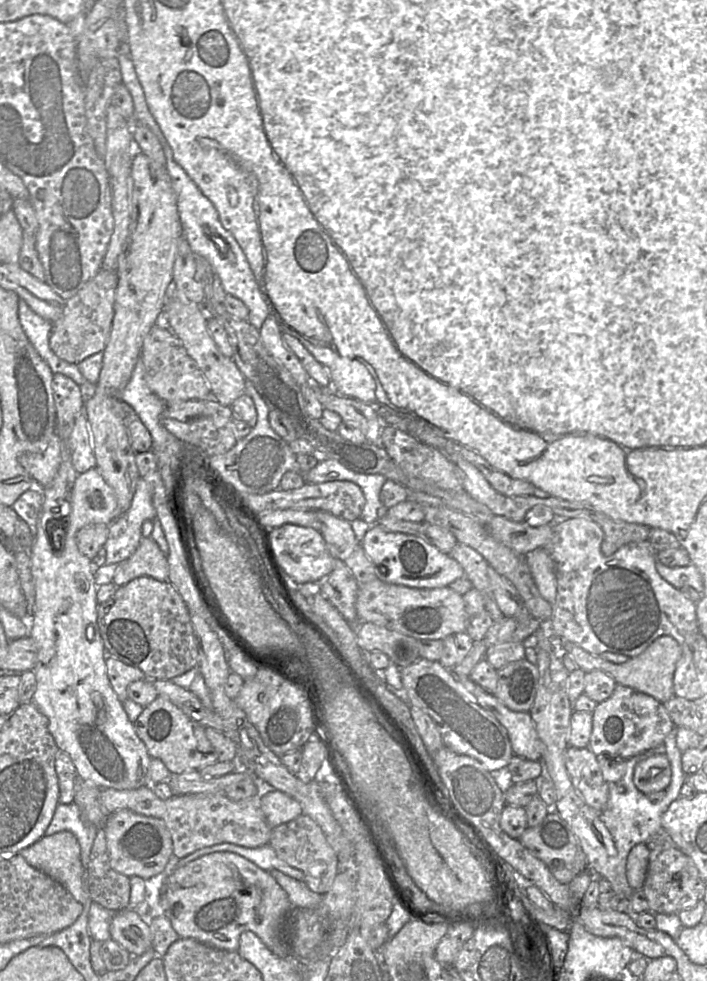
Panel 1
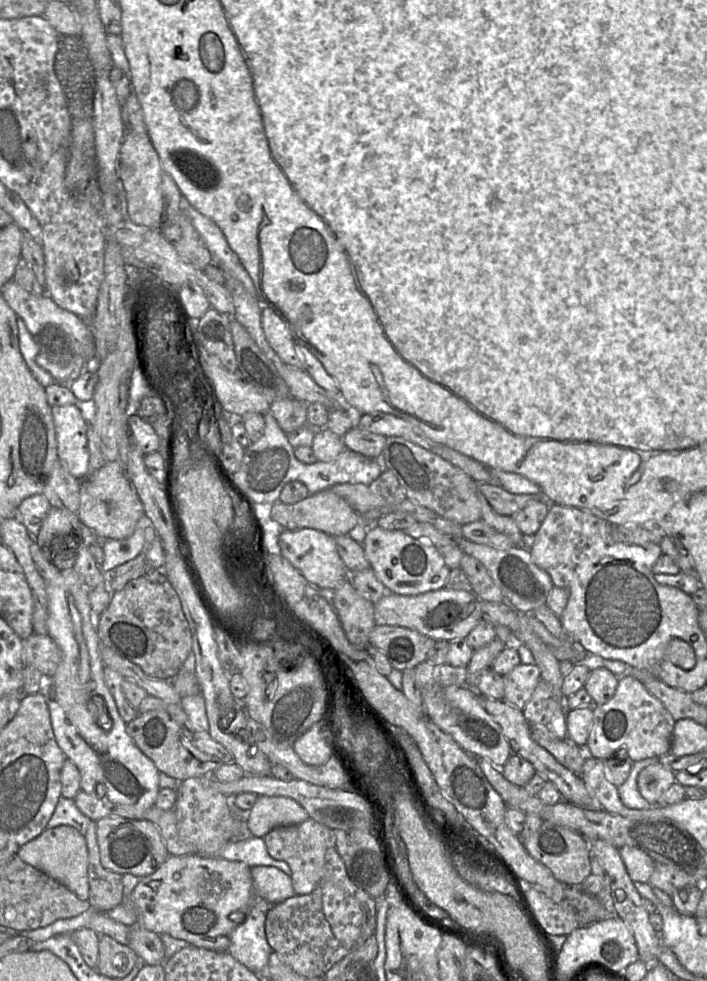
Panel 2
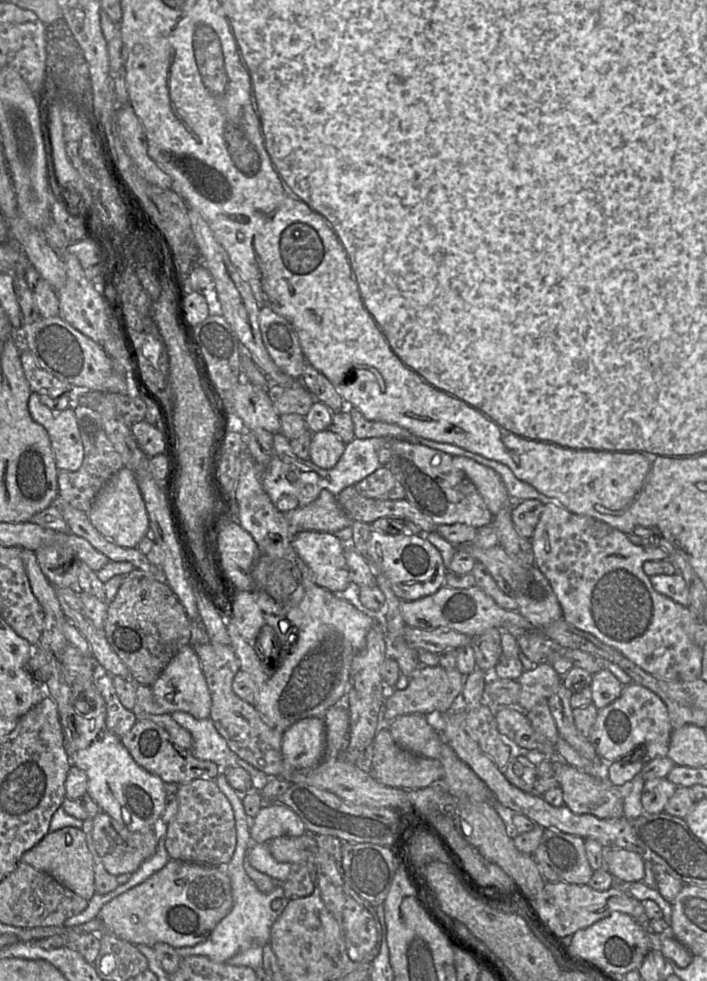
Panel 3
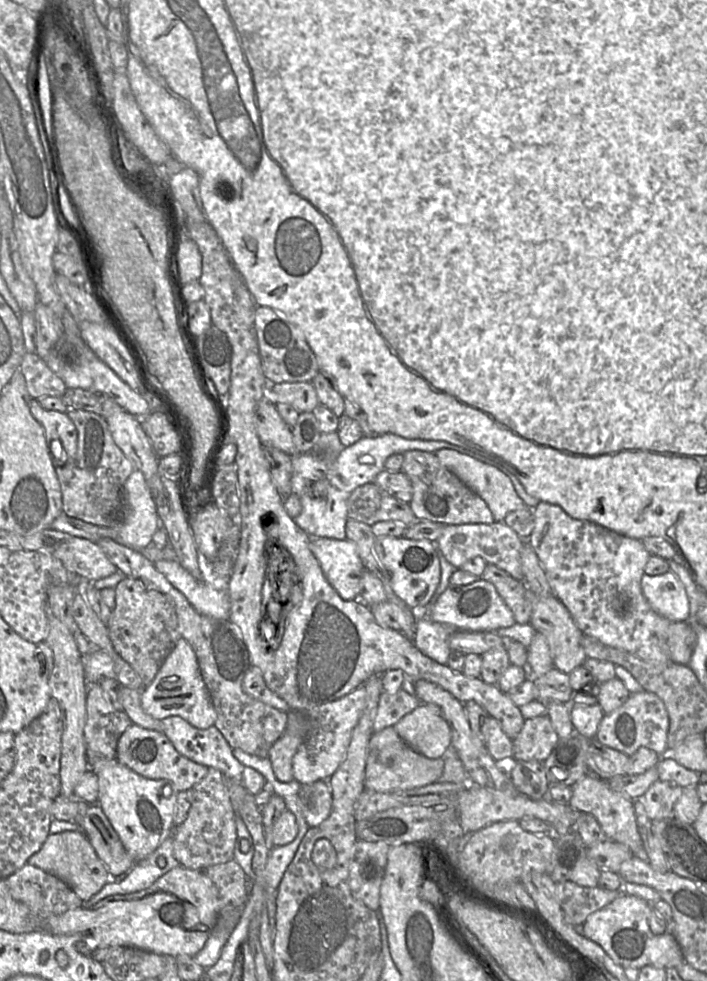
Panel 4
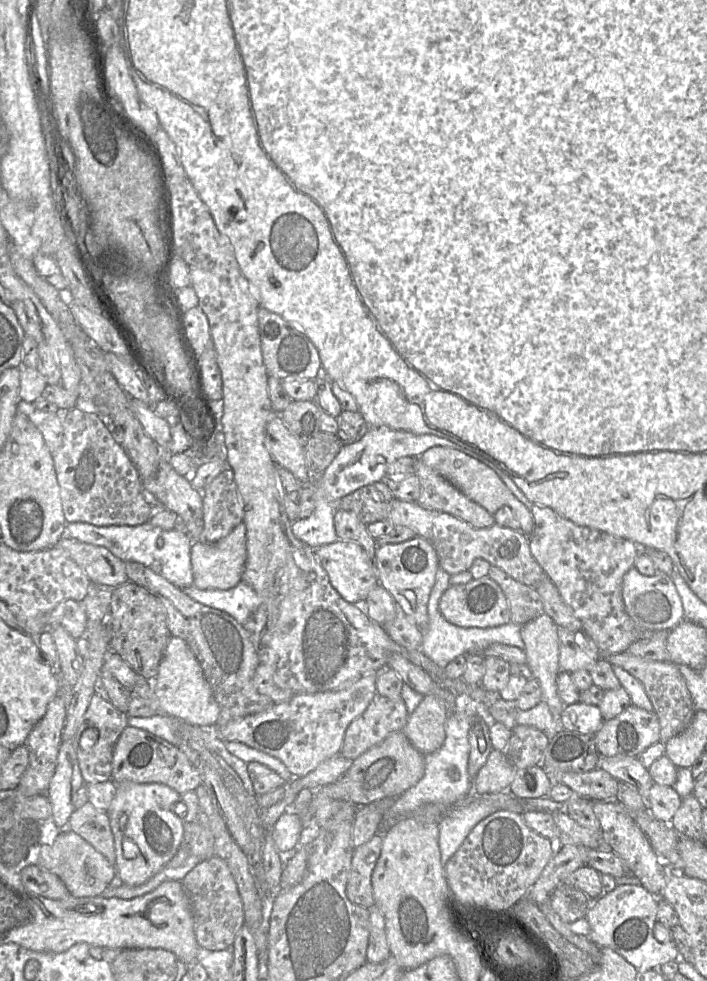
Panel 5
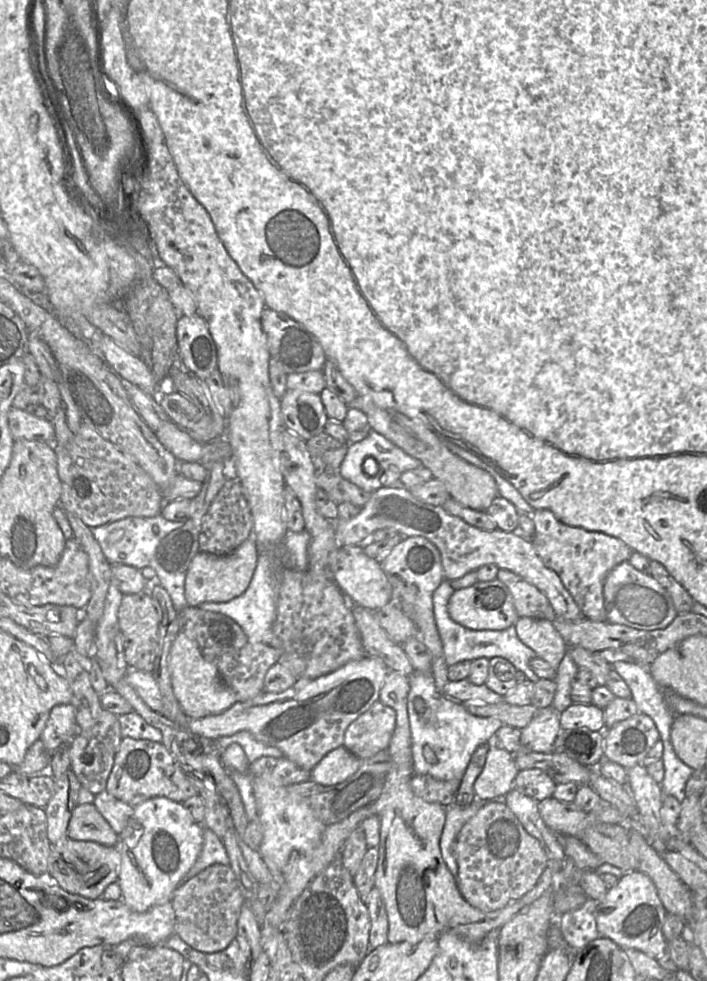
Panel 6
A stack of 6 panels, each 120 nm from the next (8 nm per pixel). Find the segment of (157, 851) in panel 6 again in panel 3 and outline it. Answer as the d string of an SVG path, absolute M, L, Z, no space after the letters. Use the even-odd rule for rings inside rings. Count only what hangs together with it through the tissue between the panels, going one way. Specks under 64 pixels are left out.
M86 702L80 703L80 709L78 707L77 703L74 708L76 738L72 743L66 743L65 751L71 764L87 774L87 794L103 812L131 831L155 827L165 808L165 782L134 761L121 738L107 728L103 713L96 716Z

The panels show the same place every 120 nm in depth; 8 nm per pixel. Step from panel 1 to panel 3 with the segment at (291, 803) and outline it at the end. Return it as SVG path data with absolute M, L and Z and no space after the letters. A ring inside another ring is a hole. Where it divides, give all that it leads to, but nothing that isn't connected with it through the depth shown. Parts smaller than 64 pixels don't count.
M282 803L264 804L250 826L252 842L265 844L276 837L298 837L306 832L301 818Z

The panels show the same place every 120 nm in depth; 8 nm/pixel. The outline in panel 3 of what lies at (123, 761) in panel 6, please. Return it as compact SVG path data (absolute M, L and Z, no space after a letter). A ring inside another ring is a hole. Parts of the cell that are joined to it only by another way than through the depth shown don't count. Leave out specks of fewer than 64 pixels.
M137 720L131 730L121 737L121 742L140 767L159 776L165 783L183 785L200 778L215 779L219 775L217 764L196 758L189 749L174 743L169 733L152 720Z

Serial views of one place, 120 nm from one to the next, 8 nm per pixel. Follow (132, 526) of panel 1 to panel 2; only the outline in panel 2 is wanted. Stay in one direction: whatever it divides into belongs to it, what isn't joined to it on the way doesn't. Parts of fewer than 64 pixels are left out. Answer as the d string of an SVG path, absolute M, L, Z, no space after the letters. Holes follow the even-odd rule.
M144 516L138 522L134 532L124 539L103 539L104 561L100 569L106 575L116 567L142 555L146 550L144 528L150 519Z

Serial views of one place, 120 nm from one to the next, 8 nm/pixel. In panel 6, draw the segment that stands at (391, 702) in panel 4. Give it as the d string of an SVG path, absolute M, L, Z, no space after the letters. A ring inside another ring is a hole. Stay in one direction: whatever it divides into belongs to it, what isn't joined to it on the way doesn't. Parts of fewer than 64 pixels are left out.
M376 701L346 729L343 746L360 759L387 749L396 725L395 711Z

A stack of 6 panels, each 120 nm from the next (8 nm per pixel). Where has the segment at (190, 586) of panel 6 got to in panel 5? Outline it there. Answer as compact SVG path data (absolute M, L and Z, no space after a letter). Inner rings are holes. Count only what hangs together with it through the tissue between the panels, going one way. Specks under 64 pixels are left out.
M243 522L217 542L194 541L191 547L193 585L202 590L229 590L242 581L246 560L246 527Z

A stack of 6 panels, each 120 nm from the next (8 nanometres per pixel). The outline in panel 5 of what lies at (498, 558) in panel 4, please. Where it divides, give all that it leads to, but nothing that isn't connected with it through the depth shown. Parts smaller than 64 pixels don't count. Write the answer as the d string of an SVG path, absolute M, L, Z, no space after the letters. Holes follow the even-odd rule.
M395 498L387 519L395 526L412 529L434 547L439 567L449 575L468 571L473 562L482 558L491 566L499 567L513 579L529 587L537 588L547 577L546 573L531 554L528 536L520 530L494 524L488 528L475 528L467 522L447 513L427 510L416 502L406 502Z

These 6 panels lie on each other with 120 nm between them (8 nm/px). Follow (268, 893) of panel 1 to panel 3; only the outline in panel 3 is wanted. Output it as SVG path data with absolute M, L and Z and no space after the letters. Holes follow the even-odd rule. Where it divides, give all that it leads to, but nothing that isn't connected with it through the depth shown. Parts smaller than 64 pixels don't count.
M171 859L144 882L103 905L98 918L105 931L131 944L152 947L163 942L180 948L205 941L232 906L231 881L226 866Z

